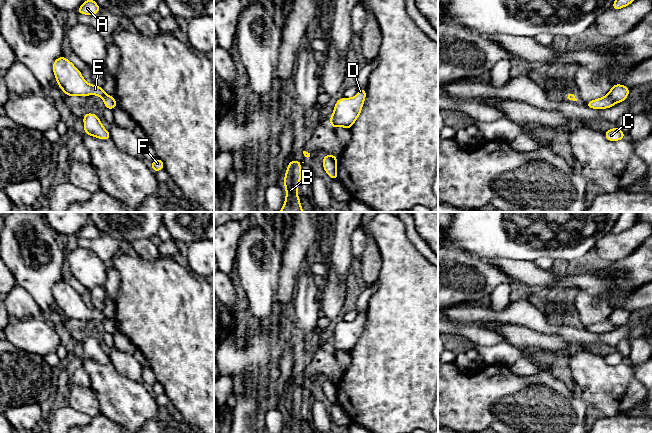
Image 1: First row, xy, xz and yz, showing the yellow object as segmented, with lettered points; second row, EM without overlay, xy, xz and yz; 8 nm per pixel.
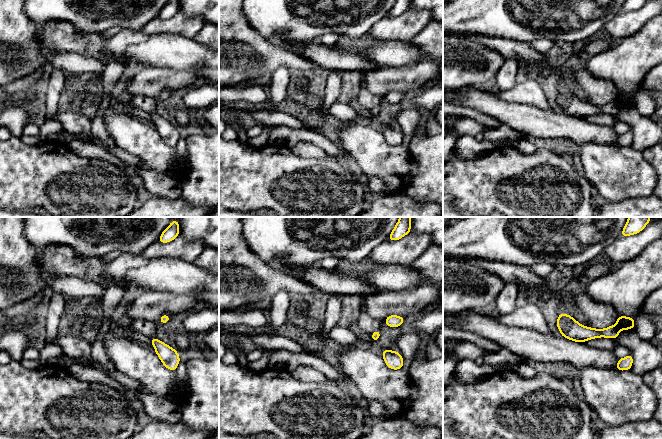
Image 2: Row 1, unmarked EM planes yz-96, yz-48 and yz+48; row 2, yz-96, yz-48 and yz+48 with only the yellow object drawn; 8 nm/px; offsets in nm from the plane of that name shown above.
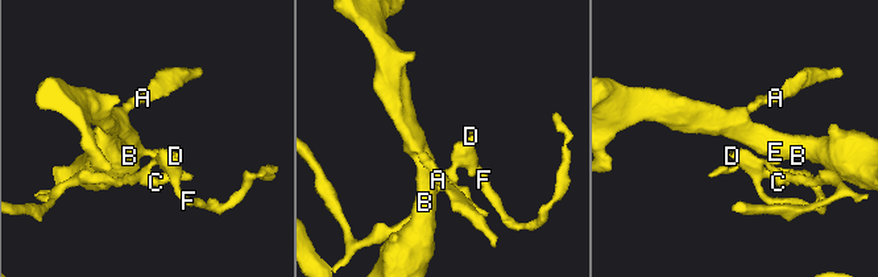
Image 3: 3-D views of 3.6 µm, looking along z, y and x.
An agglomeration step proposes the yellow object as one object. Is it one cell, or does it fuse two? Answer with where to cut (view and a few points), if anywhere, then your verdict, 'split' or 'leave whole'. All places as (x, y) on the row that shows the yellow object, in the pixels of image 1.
cut in yz along (607, 95), (615, 103); split

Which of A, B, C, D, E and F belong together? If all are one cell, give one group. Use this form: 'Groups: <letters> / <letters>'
Groups: A B E / C D F

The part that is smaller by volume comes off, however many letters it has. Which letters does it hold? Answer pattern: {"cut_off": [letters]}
{"cut_off": ["C", "D", "F"]}

